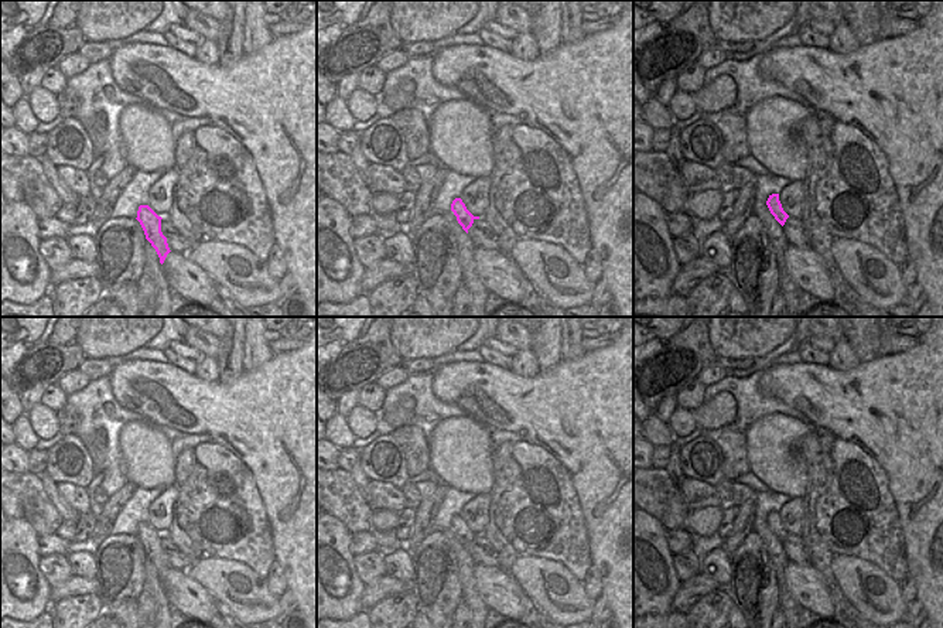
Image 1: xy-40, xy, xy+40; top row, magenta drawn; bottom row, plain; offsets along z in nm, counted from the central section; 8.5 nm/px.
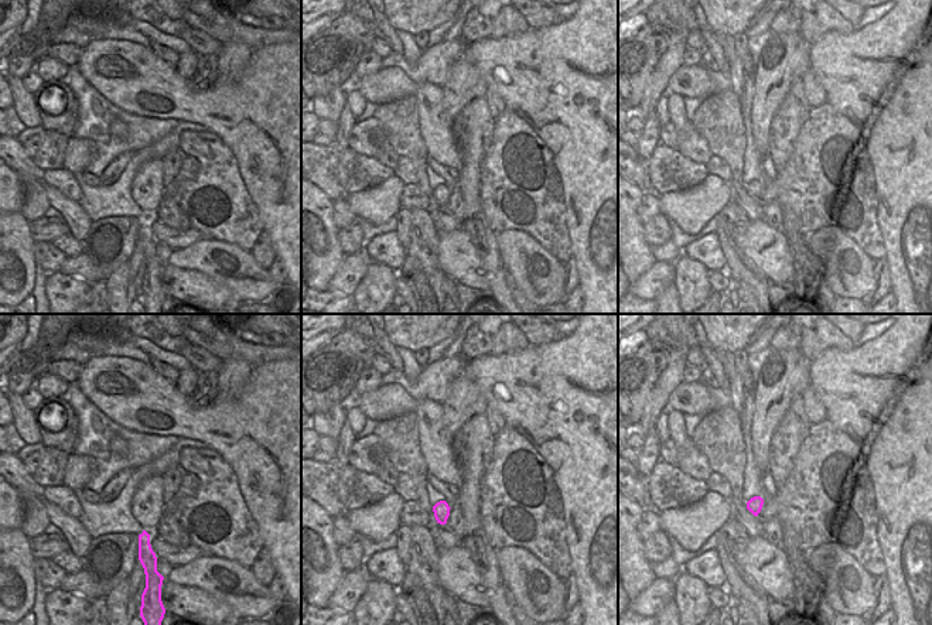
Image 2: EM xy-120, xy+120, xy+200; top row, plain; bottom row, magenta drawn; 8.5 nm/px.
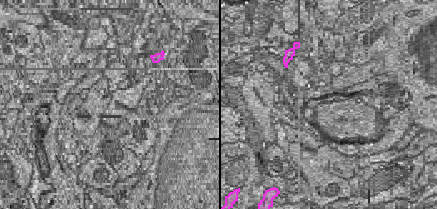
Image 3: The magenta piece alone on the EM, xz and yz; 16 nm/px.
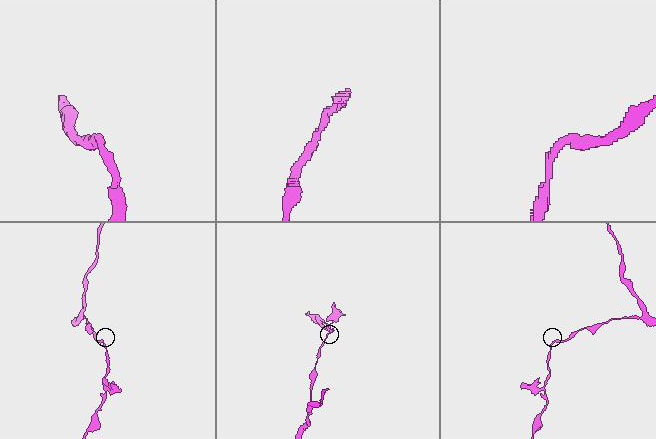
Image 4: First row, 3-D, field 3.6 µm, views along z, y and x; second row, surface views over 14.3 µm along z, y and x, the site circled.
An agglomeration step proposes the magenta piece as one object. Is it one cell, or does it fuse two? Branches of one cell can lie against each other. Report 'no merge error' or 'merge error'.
merge error

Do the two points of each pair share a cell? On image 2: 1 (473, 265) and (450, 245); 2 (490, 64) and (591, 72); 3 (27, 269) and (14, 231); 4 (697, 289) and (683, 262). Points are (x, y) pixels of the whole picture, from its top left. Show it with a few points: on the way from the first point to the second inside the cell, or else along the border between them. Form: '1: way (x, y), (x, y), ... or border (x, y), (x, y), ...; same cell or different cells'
1: way (467, 262), (456, 250); same cell
2: way (515, 68), (529, 72), (566, 72); same cell
3: way (21, 259), (14, 250), (14, 241); same cell
4: way (692, 282), (686, 269); same cell

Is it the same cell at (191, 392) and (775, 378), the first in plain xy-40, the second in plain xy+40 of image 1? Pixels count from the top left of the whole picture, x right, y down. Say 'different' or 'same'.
same

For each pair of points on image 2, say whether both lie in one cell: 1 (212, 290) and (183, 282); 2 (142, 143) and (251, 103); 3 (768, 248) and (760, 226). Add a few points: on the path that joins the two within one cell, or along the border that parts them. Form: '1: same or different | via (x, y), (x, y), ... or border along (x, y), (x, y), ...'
1: same | via (205, 290), (190, 287)
2: different | border along (135, 113), (173, 118), (178, 122)
3: same | via (762, 246), (760, 234)

